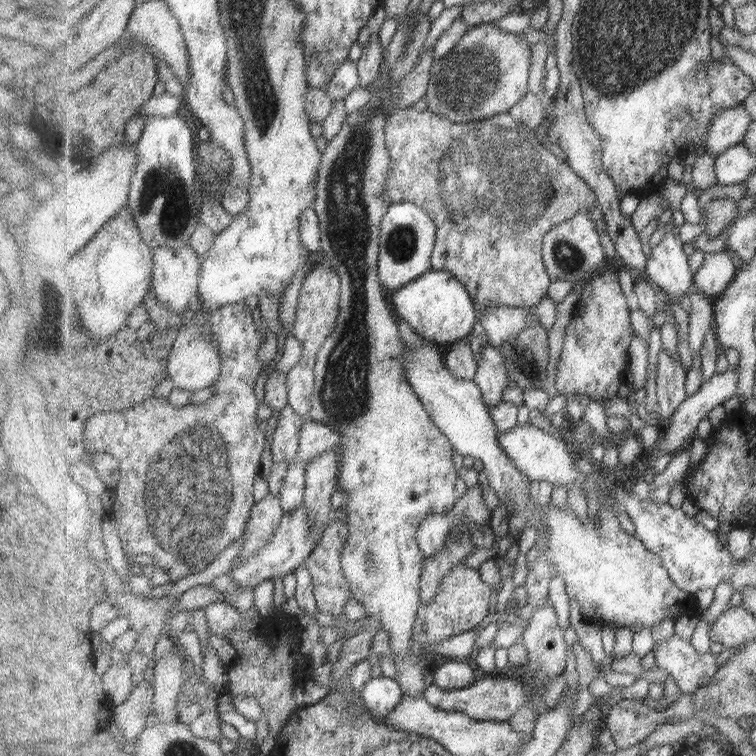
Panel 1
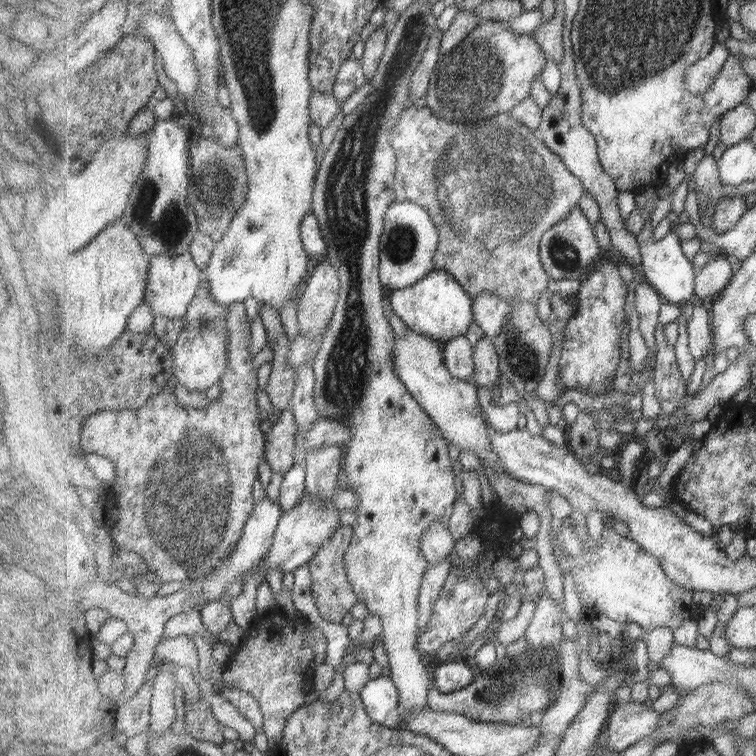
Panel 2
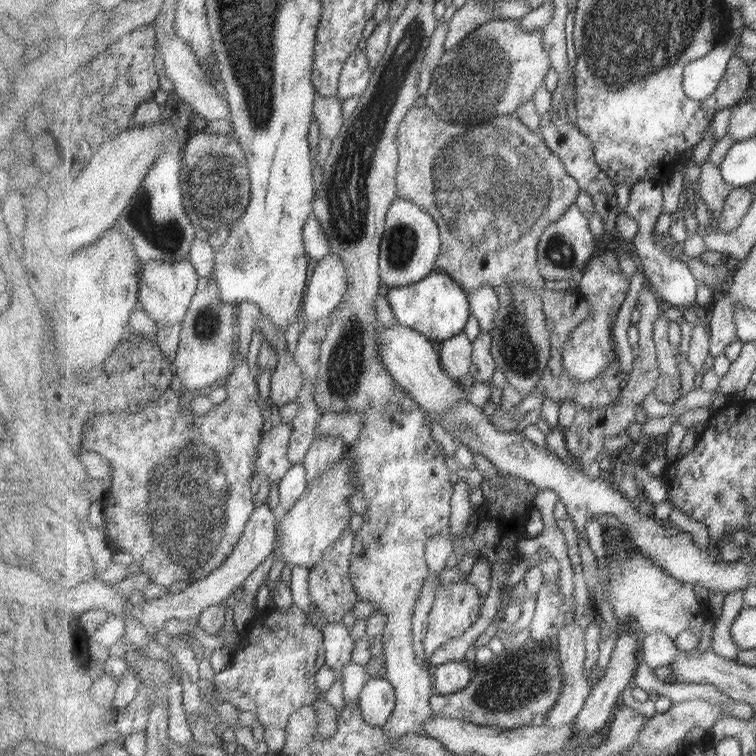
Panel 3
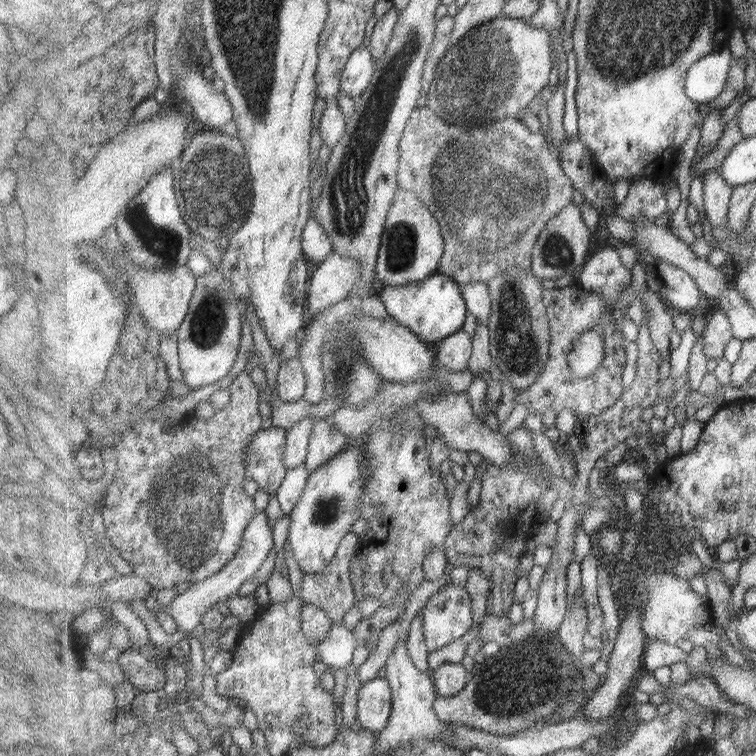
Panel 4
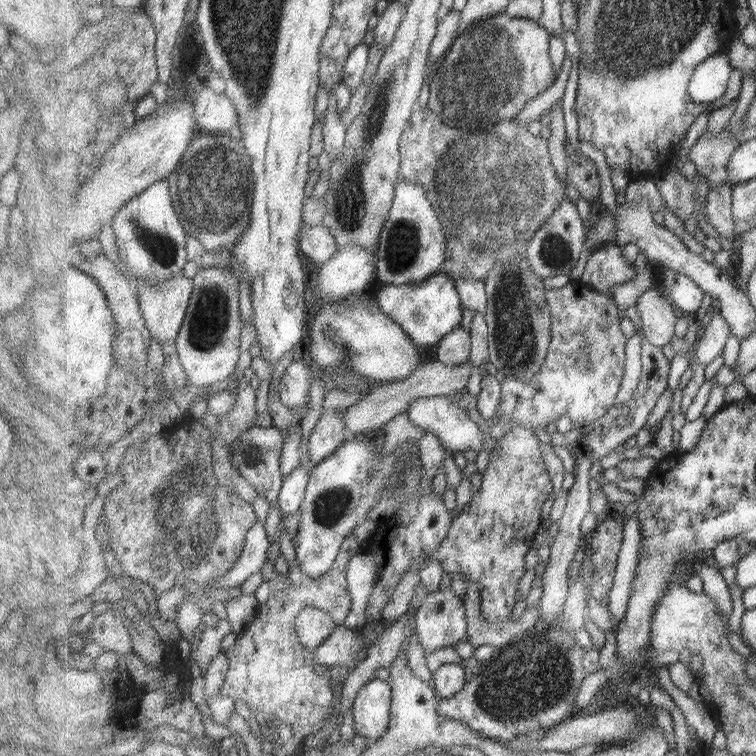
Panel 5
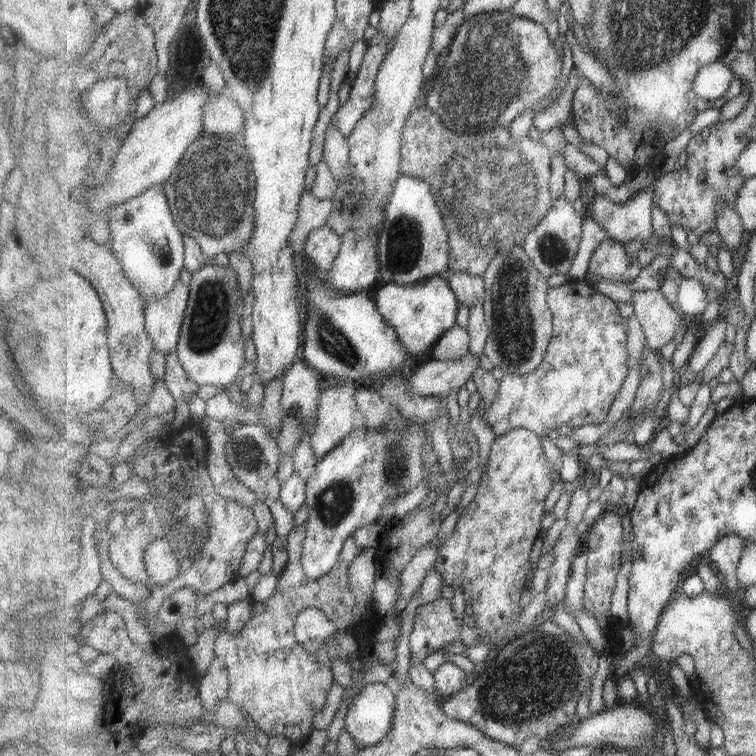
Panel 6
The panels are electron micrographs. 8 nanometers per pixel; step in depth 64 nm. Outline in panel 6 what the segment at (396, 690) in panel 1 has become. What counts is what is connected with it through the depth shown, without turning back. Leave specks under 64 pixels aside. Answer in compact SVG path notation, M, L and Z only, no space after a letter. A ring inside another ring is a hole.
M387 684L364 686L353 699L346 718L346 729L357 745L375 747L394 730L397 692Z

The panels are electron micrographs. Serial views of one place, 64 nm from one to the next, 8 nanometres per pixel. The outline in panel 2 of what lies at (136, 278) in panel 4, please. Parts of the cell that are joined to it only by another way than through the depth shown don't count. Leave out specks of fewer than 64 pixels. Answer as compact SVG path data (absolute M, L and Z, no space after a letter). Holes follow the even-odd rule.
M189 252L179 255L155 255L150 258L149 278L145 301L152 306L153 314L167 318L184 318L188 313L190 302L197 294L204 273L195 264Z

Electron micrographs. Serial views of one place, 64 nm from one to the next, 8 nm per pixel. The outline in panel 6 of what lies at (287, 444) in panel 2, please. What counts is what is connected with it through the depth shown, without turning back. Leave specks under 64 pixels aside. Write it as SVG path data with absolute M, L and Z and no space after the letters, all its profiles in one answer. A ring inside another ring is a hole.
M239 423L228 438L225 454L231 465L231 470L233 470L233 475L243 485L255 492L260 500L270 508L276 534L284 540L286 548L289 533L295 526L295 513L291 512L280 499L283 484L279 481L278 474L281 463L278 439L274 438L263 424L253 426L252 424Z

